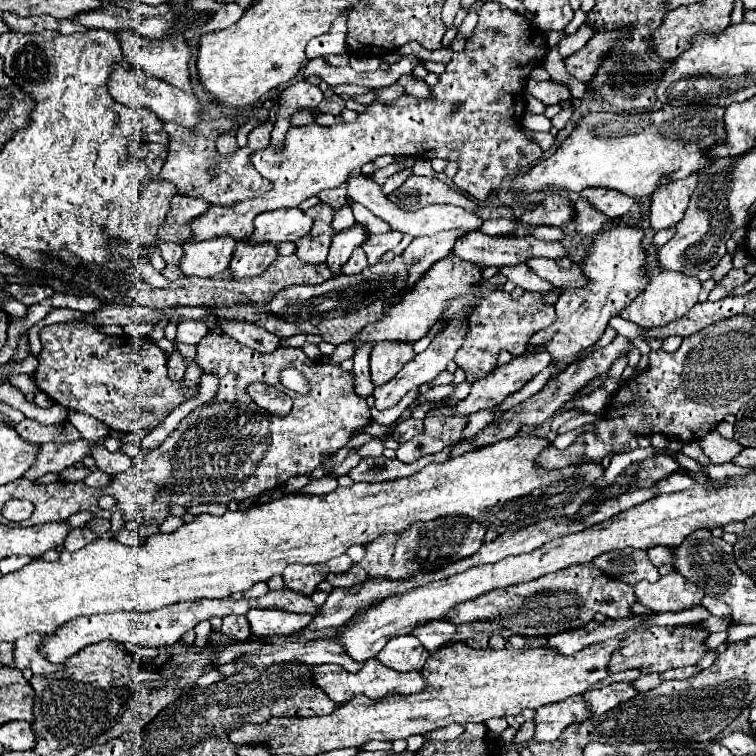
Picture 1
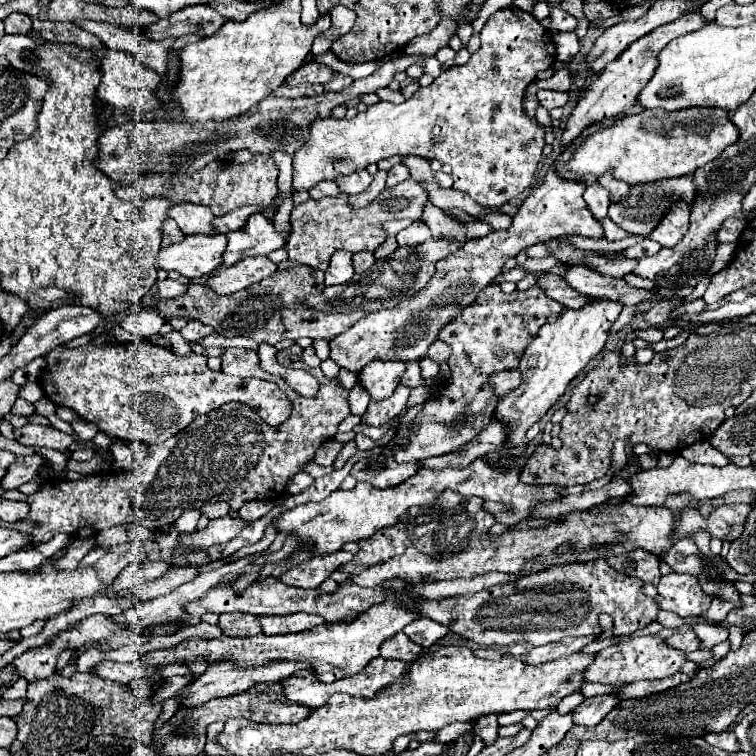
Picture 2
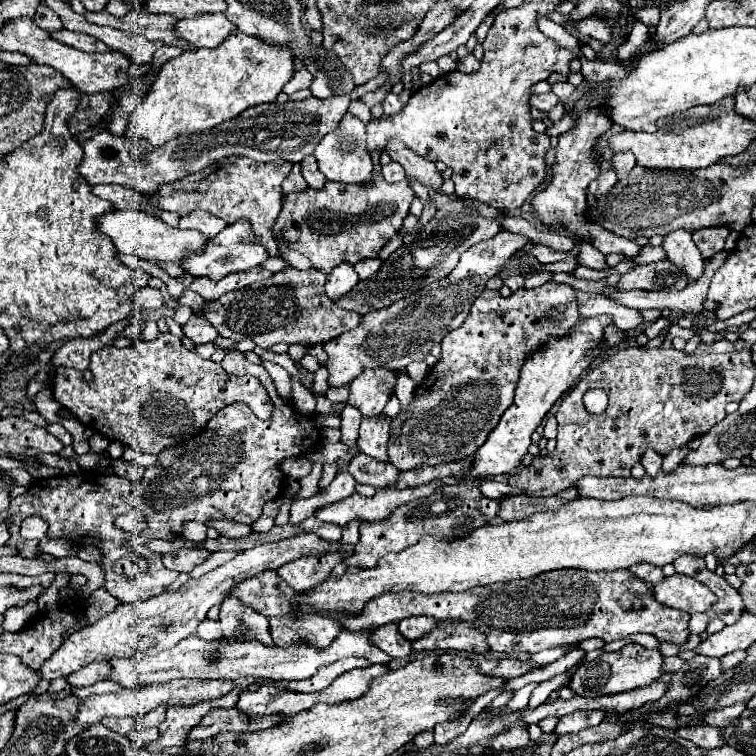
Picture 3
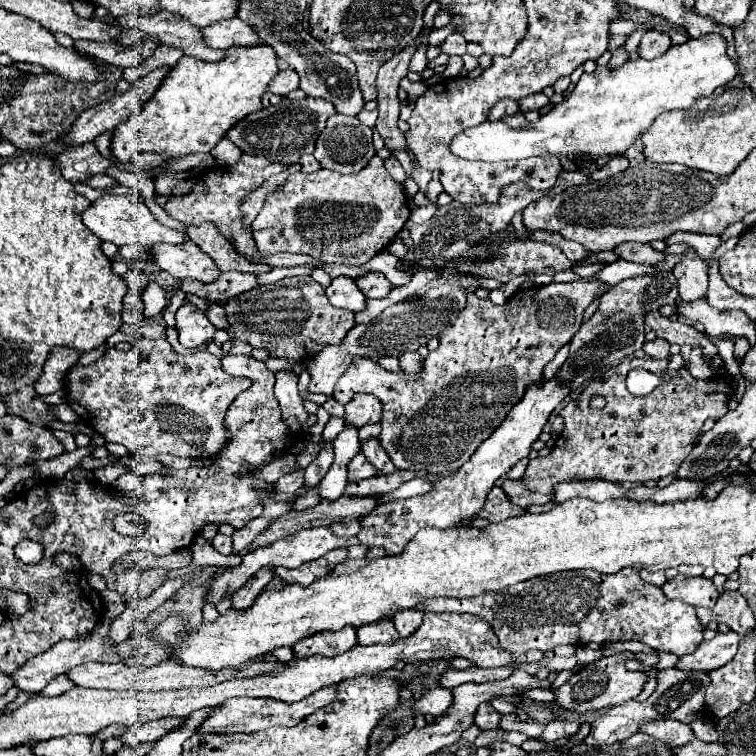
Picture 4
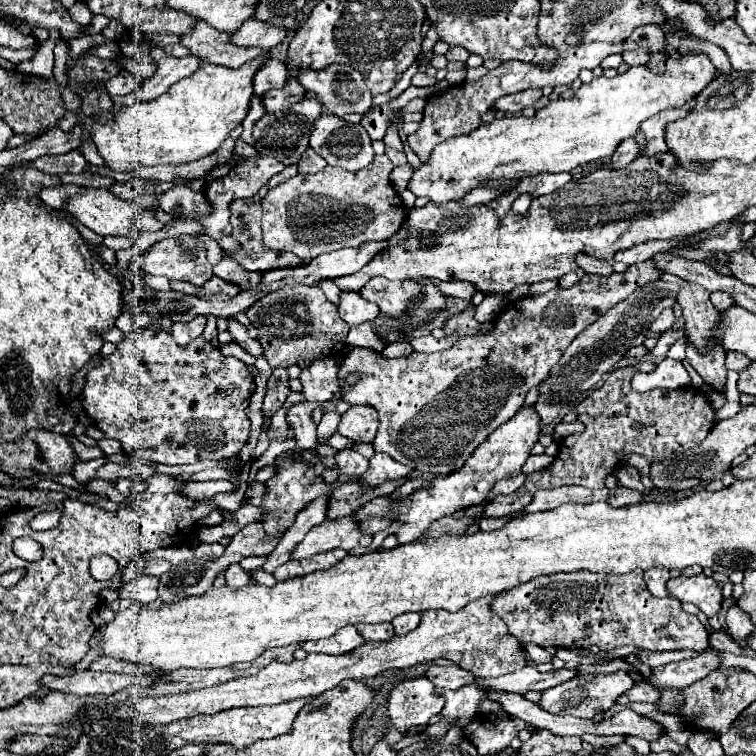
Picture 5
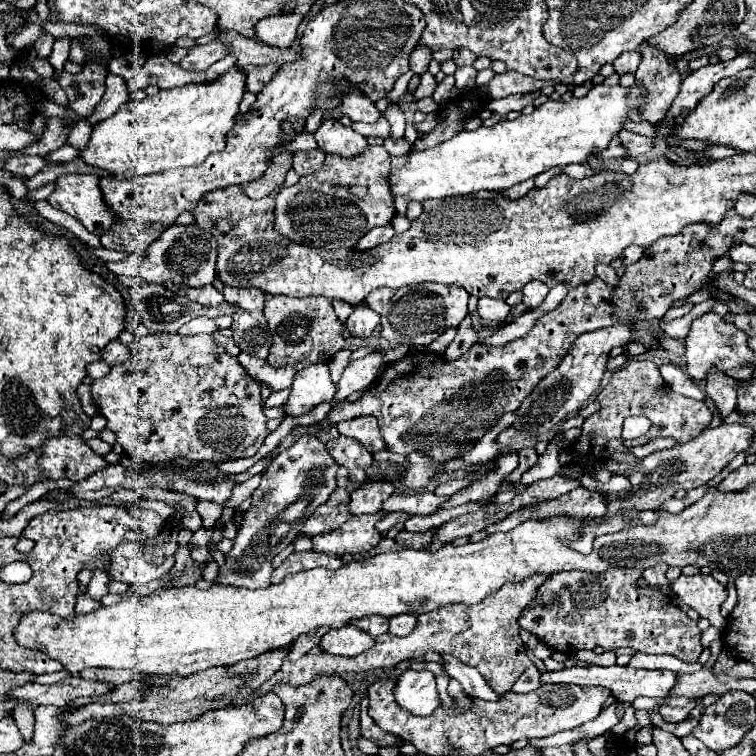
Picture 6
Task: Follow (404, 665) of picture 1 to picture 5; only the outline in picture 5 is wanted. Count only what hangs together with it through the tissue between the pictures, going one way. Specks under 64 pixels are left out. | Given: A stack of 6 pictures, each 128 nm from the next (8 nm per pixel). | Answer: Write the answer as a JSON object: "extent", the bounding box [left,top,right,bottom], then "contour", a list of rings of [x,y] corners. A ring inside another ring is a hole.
{"extent":[356,622,394,640],"contour":[[[380,622],[380,624],[356,624],[358,632],[366,640],[388,640],[394,634],[394,626],[390,622]]]}

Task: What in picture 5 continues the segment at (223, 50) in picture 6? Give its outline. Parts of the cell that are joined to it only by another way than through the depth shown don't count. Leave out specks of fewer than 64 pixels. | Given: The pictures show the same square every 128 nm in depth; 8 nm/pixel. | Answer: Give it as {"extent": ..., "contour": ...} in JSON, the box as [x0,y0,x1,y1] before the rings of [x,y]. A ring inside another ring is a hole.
{"extent":[138,46,204,102],"contour":[[[154,46],[150,50],[150,56],[156,60],[158,64],[158,70],[156,70],[156,76],[152,76],[152,80],[144,80],[140,84],[140,92],[138,92],[138,98],[142,102],[148,102],[148,100],[154,100],[158,98],[160,94],[164,94],[174,82],[194,74],[200,64],[204,62],[200,56],[196,54],[188,54],[184,58],[174,58],[174,56],[168,56],[164,52],[164,48],[160,46]]]}

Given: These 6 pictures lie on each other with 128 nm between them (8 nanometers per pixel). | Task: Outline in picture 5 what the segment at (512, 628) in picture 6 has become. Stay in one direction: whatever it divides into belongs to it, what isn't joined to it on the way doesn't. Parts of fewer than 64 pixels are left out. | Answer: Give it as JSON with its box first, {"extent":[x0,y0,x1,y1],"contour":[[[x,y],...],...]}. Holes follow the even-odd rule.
{"extent":[110,596,526,724],"contour":[[[484,596],[484,600],[474,600],[466,608],[462,608],[460,612],[436,612],[436,610],[428,610],[428,612],[422,614],[422,620],[420,620],[418,628],[412,630],[412,632],[408,632],[406,636],[392,636],[390,640],[364,642],[360,648],[356,648],[356,652],[348,652],[344,656],[308,654],[304,660],[294,660],[290,664],[272,662],[266,668],[262,668],[256,676],[228,680],[224,684],[218,684],[218,686],[212,686],[212,688],[204,688],[204,690],[194,690],[194,692],[174,694],[174,696],[160,696],[160,698],[138,696],[132,702],[122,704],[122,708],[110,712],[110,716],[120,716],[120,718],[138,716],[138,718],[142,718],[148,724],[170,724],[174,720],[192,718],[196,714],[216,714],[216,712],[230,710],[230,708],[240,708],[240,706],[266,706],[266,704],[280,704],[280,702],[288,702],[288,700],[296,700],[296,698],[306,698],[306,696],[318,696],[318,694],[330,690],[332,686],[340,684],[344,678],[364,680],[364,678],[372,678],[372,676],[376,676],[376,674],[380,674],[384,670],[410,668],[414,664],[428,664],[428,662],[432,662],[436,658],[448,658],[448,660],[460,664],[460,668],[472,672],[476,678],[496,678],[496,676],[512,674],[512,672],[516,672],[516,670],[520,670],[520,668],[526,666],[524,648],[508,632],[508,626],[504,624],[504,620],[498,614],[492,612],[492,608],[490,608],[492,600],[494,600],[494,596]]]}

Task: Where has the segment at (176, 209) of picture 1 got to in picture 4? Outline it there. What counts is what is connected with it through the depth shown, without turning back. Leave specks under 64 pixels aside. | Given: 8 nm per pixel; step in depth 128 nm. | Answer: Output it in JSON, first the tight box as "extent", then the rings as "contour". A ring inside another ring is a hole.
{"extent":[188,224,270,274],"contour":[[[202,224],[200,228],[190,226],[188,236],[192,242],[196,242],[200,246],[202,252],[206,252],[218,266],[220,272],[230,272],[230,270],[238,270],[238,272],[252,272],[252,274],[262,274],[268,272],[270,266],[268,264],[252,264],[246,258],[242,258],[228,240],[224,240],[224,236],[220,234],[220,230],[214,224]]]}

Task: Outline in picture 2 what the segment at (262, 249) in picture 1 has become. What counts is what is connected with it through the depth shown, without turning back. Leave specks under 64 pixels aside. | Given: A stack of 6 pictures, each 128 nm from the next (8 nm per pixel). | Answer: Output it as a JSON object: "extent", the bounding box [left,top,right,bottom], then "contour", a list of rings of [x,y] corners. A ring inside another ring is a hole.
{"extent":[206,256,276,294],"contour":[[[256,256],[252,260],[242,260],[232,268],[216,268],[216,272],[210,274],[206,286],[216,294],[232,294],[272,276],[274,272],[276,264],[272,264],[266,256]]]}

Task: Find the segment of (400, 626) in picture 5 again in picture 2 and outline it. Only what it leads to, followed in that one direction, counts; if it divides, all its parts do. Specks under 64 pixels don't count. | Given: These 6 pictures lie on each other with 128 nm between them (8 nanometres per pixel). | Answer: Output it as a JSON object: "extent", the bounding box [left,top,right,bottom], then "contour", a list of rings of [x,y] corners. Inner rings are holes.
{"extent":[404,618,448,648],"contour":[[[416,618],[404,628],[404,632],[406,636],[410,636],[410,640],[420,644],[422,648],[430,648],[438,638],[442,638],[448,632],[448,628],[428,618]]]}

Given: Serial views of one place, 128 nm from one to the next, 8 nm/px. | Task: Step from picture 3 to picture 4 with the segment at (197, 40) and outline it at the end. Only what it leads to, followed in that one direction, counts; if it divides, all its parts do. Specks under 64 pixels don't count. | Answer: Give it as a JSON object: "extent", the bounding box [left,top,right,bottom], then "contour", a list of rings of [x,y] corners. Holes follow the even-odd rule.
{"extent":[202,18,262,48],"contour":[[[240,18],[222,20],[220,24],[212,24],[212,28],[202,28],[204,38],[208,40],[208,46],[212,48],[230,48],[230,46],[258,46],[262,44],[260,36],[256,34],[250,24],[246,24]]]}

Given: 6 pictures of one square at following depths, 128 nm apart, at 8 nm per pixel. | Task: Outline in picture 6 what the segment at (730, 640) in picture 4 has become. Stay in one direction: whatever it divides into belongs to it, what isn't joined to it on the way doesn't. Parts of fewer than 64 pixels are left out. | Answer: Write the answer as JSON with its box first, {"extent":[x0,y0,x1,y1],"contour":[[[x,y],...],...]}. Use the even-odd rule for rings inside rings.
{"extent":[540,666,676,704],"contour":[[[574,666],[574,668],[564,668],[558,672],[544,672],[540,678],[542,684],[580,684],[580,686],[604,686],[612,692],[612,696],[620,702],[632,704],[634,698],[638,696],[650,696],[650,698],[664,698],[668,696],[670,688],[676,682],[676,674],[670,670],[636,670],[630,666]]]}

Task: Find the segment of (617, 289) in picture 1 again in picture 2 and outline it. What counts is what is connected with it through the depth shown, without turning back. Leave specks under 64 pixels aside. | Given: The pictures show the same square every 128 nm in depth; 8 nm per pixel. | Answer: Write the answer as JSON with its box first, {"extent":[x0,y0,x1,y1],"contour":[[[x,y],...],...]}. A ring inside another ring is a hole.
{"extent":[496,300,622,458],"contour":[[[592,300],[580,310],[566,308],[560,318],[554,322],[548,322],[540,328],[538,336],[528,344],[524,356],[520,358],[520,372],[522,372],[522,384],[508,392],[498,402],[496,408],[496,420],[502,424],[508,424],[506,440],[504,440],[504,454],[502,458],[520,458],[528,448],[526,432],[530,426],[534,426],[546,412],[558,402],[558,398],[566,392],[568,384],[586,368],[586,364],[602,352],[610,326],[618,320],[622,312],[622,304],[614,304],[610,300]]]}

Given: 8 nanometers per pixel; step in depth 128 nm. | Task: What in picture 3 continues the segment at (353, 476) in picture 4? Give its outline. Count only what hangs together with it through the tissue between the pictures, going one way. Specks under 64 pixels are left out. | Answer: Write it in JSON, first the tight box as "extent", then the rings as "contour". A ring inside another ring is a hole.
{"extent":[348,454,398,488],"contour":[[[356,454],[356,460],[352,460],[348,466],[348,472],[358,484],[370,484],[374,488],[386,488],[398,478],[398,470],[392,468],[390,462],[372,460],[364,454]]]}

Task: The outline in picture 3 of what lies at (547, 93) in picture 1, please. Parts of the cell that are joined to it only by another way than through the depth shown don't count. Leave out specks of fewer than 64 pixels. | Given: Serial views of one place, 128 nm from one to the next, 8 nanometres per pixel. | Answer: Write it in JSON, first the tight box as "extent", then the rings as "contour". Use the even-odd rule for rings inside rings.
{"extent":[530,92,558,112],"contour":[[[548,92],[548,94],[536,94],[530,98],[530,106],[536,108],[536,110],[542,110],[542,112],[548,112],[550,108],[554,108],[558,104],[558,98],[554,92]]]}

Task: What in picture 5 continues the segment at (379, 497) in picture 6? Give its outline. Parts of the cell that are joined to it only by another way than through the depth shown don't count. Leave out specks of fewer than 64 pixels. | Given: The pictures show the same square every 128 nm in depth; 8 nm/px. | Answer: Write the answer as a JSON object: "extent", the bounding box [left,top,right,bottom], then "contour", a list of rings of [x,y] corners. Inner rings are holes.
{"extent":[360,454,412,488],"contour":[[[374,454],[370,458],[370,468],[360,478],[360,486],[362,488],[376,488],[388,480],[400,480],[400,478],[408,476],[410,472],[412,472],[410,466],[396,462],[388,454]]]}

